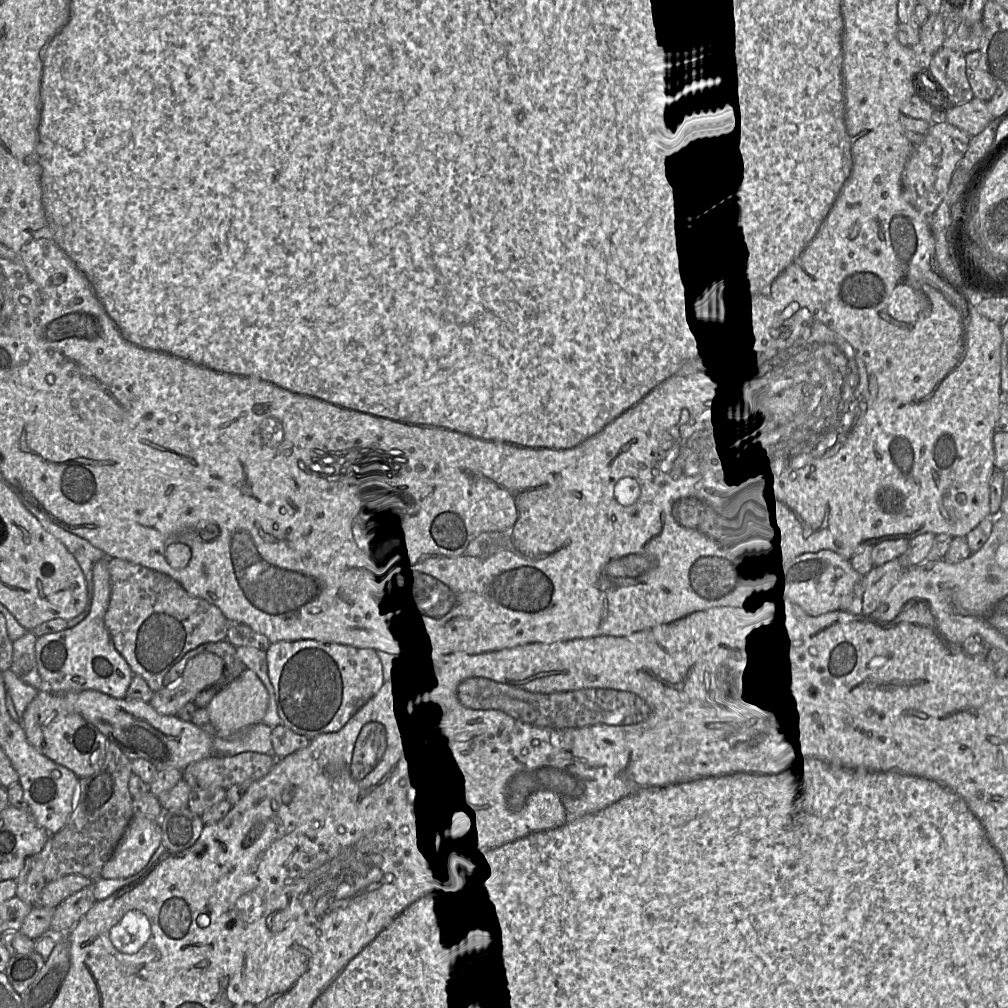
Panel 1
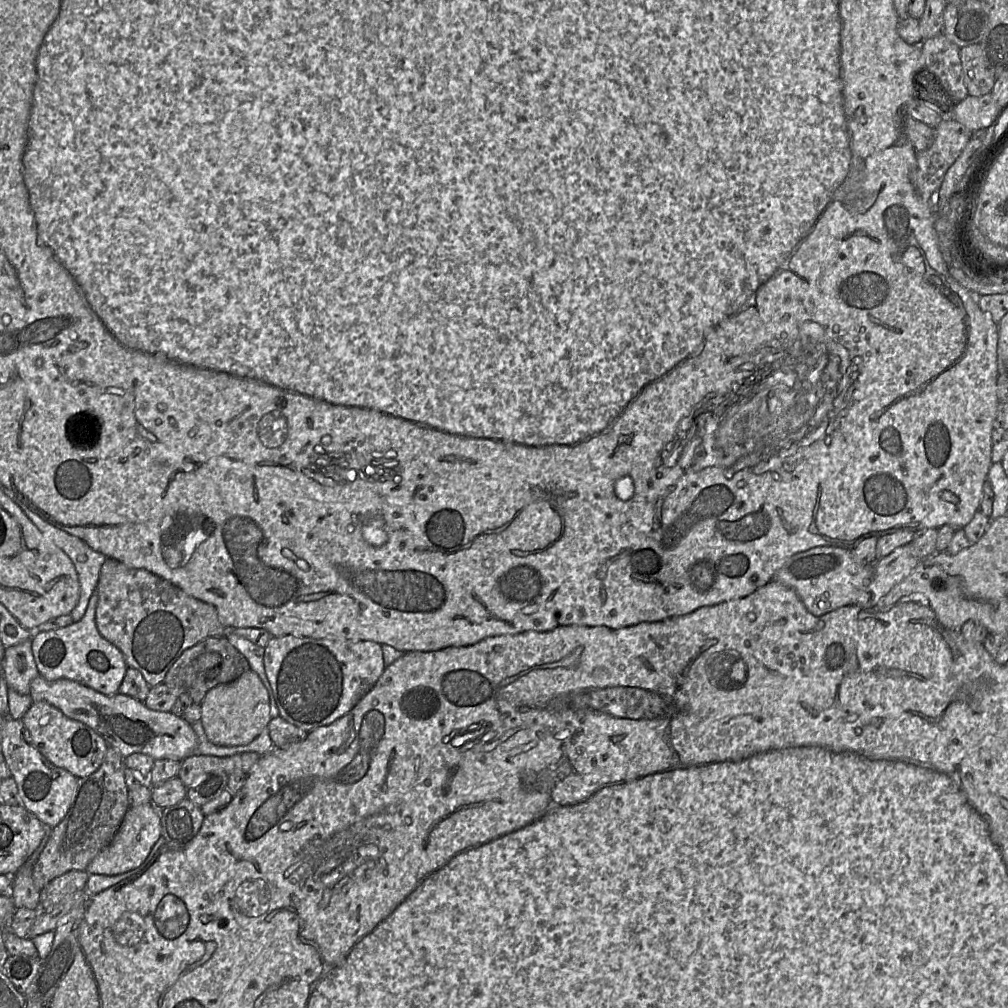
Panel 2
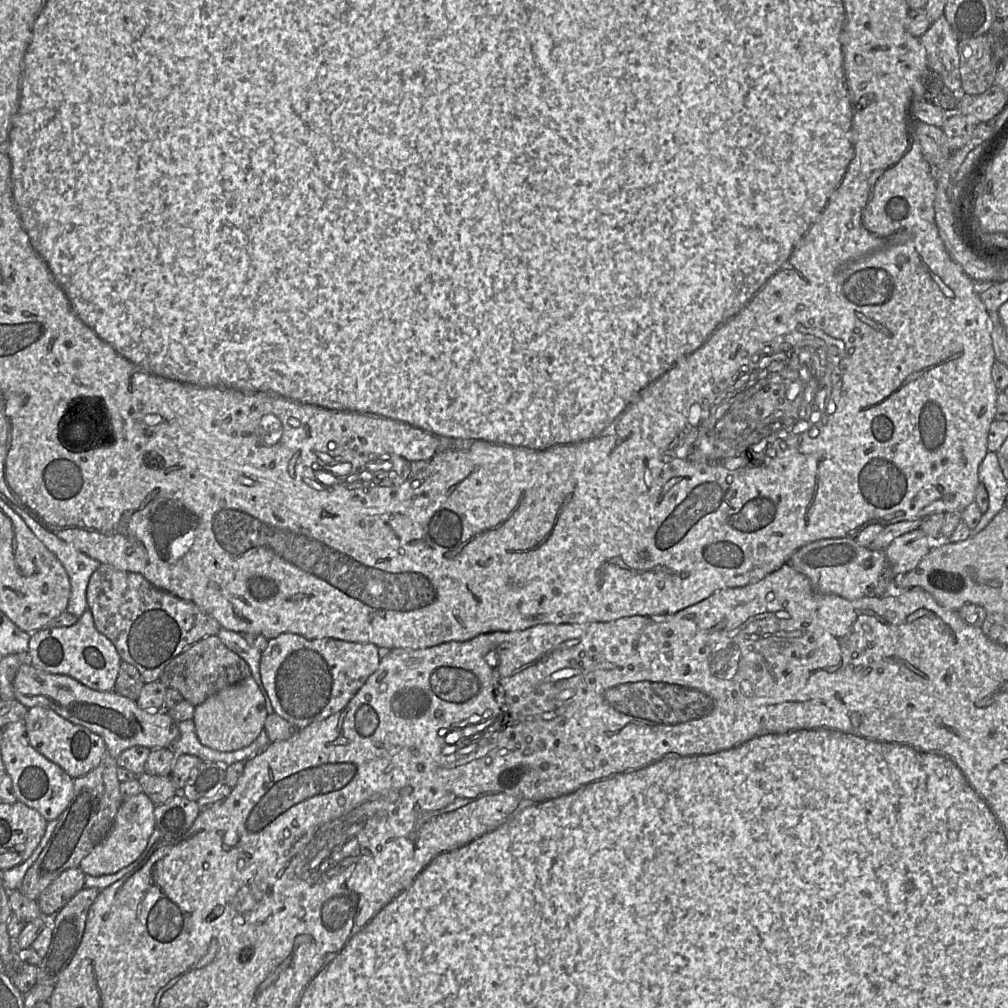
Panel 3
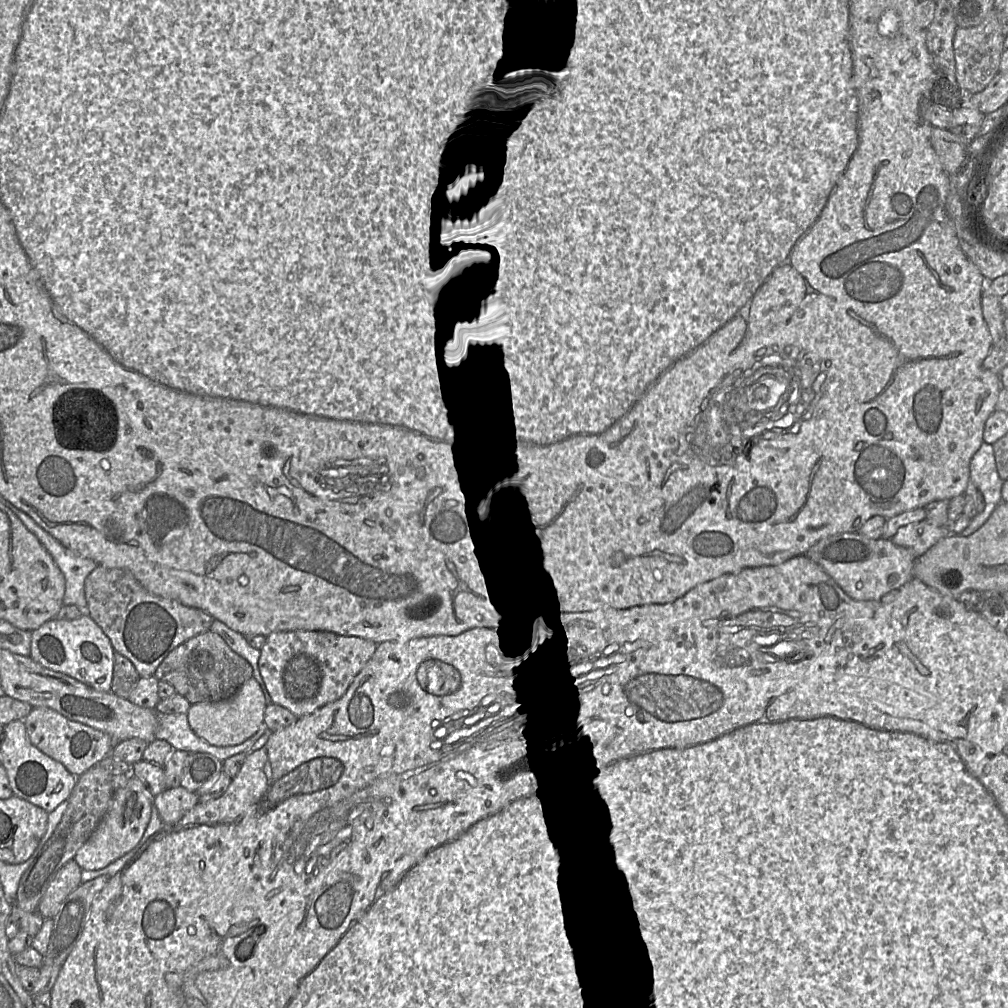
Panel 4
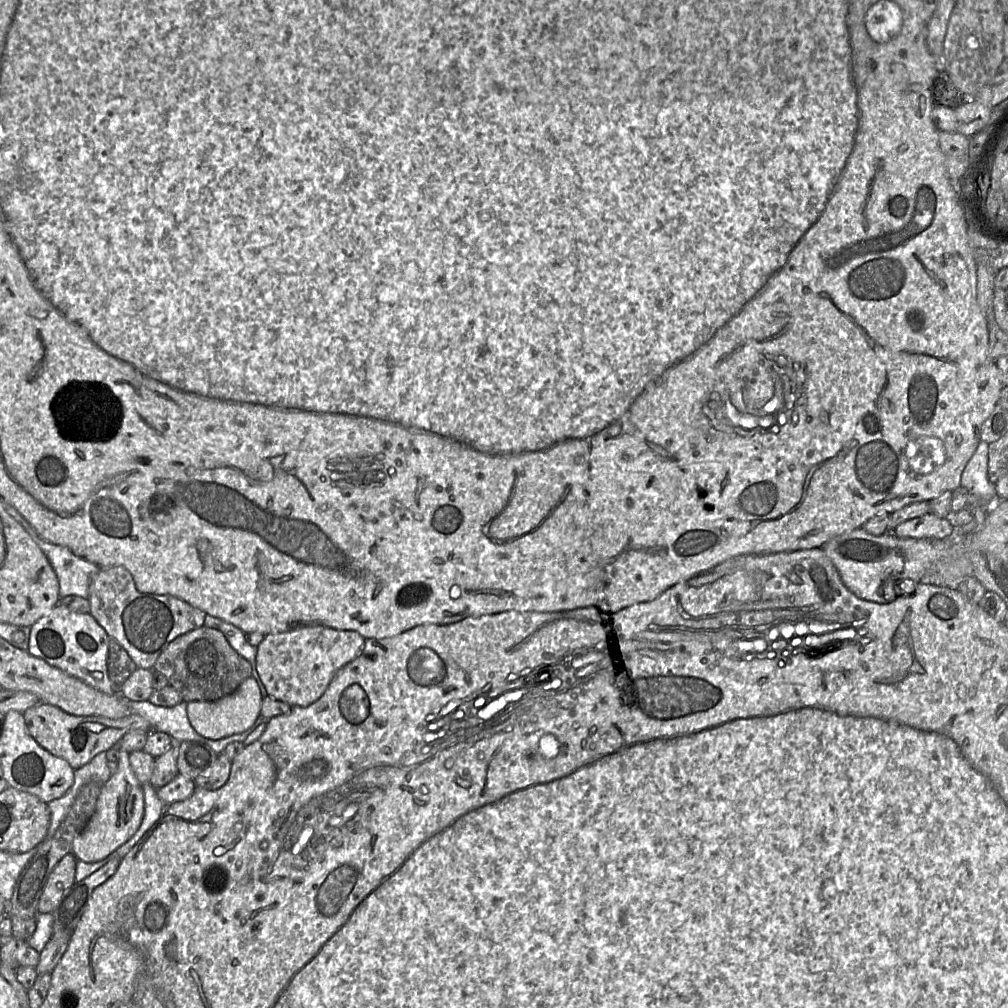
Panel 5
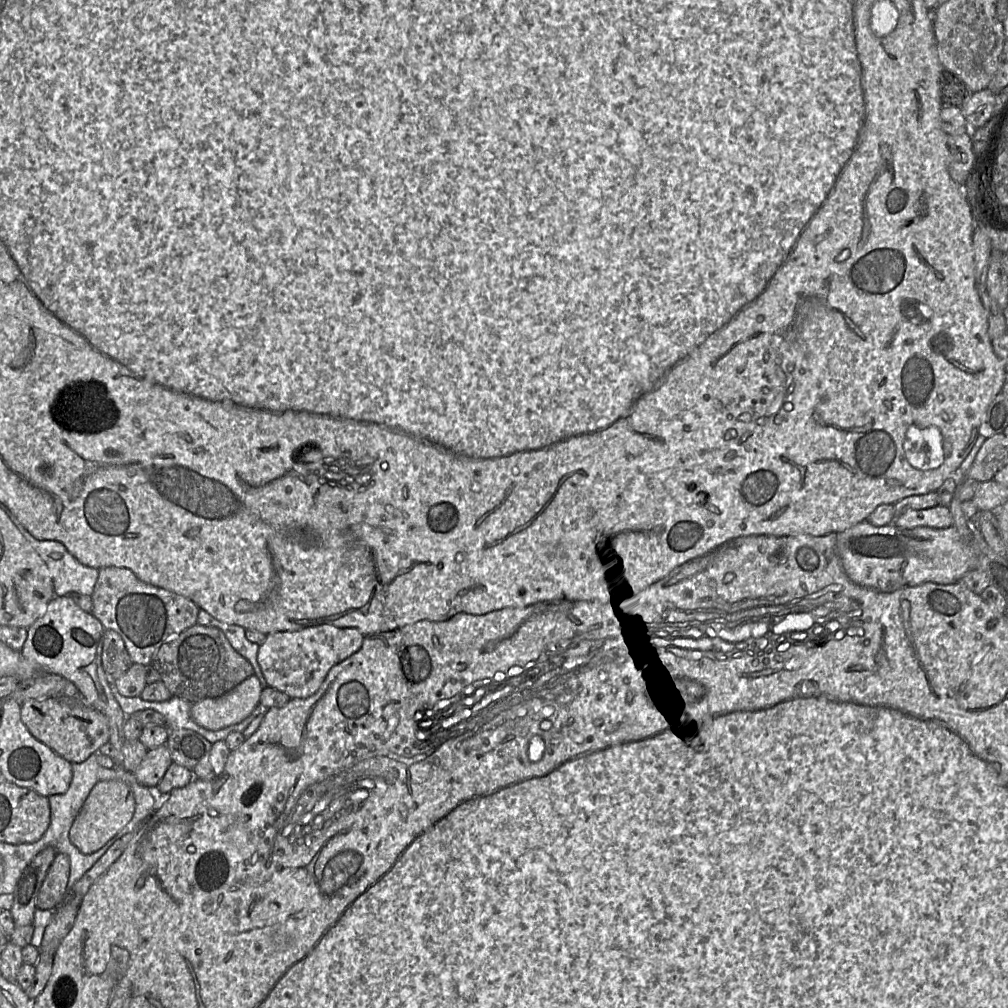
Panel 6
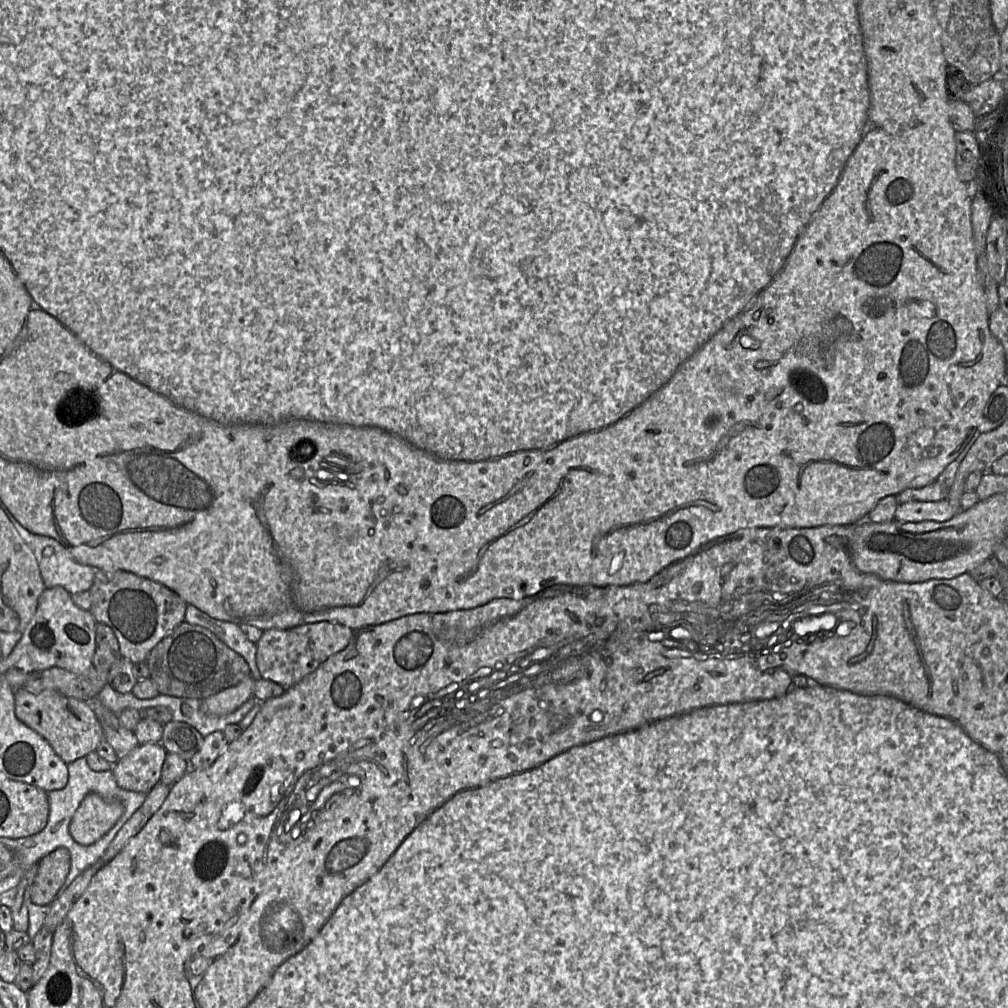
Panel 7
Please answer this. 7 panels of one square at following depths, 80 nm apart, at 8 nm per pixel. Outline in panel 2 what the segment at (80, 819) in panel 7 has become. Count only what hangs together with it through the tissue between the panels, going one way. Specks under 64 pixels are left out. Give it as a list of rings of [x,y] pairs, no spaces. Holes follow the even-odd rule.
[[[152,803],[130,806],[111,843],[89,863],[86,872],[98,875],[117,875],[141,866],[161,837],[160,814]]]

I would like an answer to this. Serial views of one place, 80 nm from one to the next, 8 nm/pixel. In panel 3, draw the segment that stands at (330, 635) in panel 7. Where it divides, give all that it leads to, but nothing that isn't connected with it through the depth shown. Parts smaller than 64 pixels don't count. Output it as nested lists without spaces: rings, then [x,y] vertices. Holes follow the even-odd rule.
[[[282,633],[268,640],[261,654],[260,676],[276,714],[300,729],[343,710],[380,663],[379,650],[372,643],[335,638],[307,639],[299,634]]]

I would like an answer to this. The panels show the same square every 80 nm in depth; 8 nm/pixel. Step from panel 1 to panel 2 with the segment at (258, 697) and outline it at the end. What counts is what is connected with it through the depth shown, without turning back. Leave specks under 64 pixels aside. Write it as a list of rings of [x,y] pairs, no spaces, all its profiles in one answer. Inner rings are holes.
[[[252,670],[238,679],[211,689],[200,704],[201,723],[208,740],[219,746],[240,746],[252,742],[271,720],[267,689]]]

